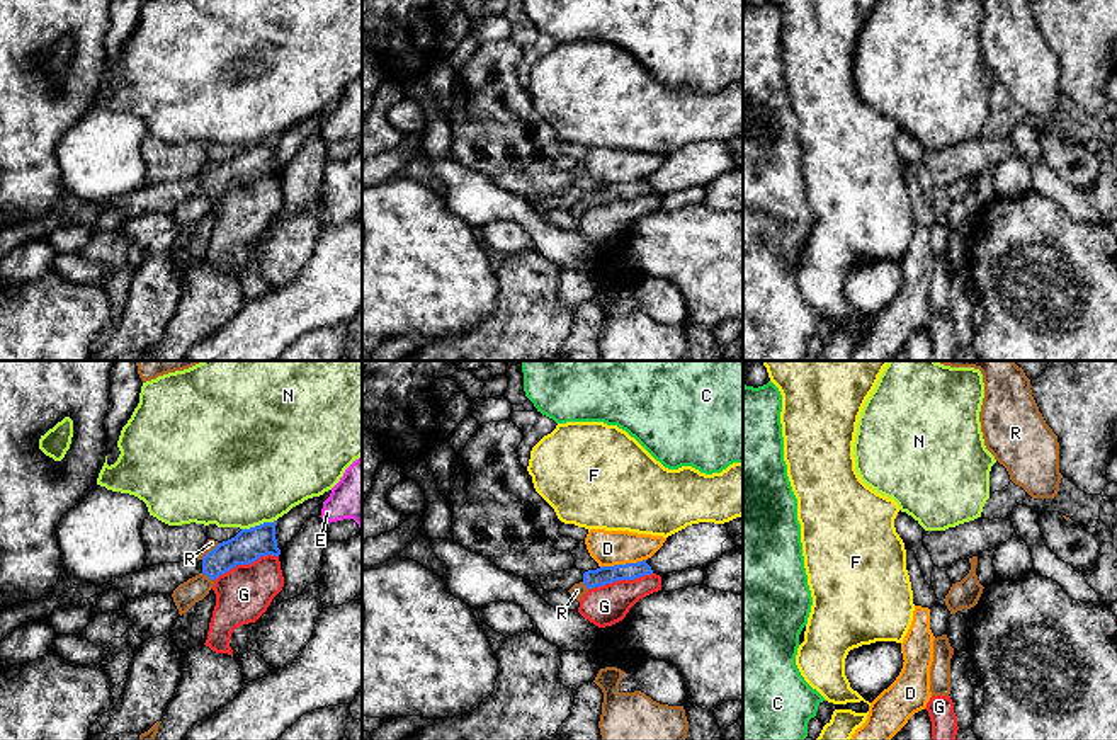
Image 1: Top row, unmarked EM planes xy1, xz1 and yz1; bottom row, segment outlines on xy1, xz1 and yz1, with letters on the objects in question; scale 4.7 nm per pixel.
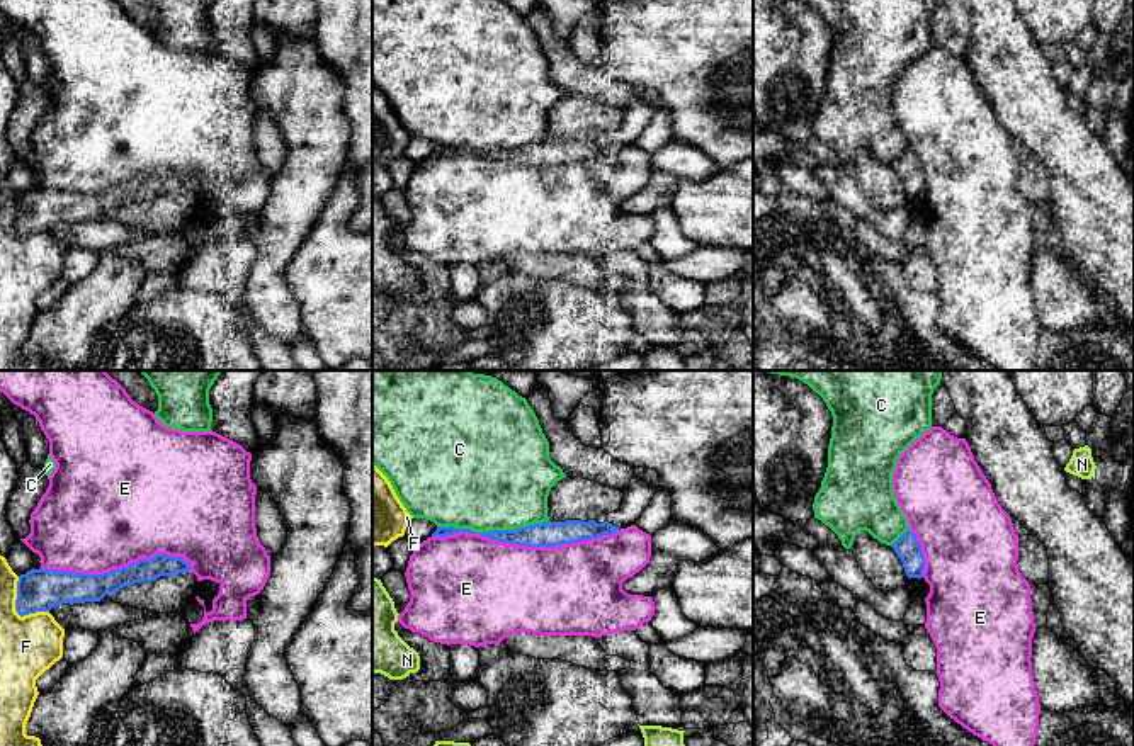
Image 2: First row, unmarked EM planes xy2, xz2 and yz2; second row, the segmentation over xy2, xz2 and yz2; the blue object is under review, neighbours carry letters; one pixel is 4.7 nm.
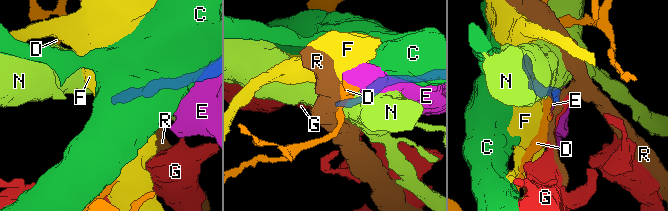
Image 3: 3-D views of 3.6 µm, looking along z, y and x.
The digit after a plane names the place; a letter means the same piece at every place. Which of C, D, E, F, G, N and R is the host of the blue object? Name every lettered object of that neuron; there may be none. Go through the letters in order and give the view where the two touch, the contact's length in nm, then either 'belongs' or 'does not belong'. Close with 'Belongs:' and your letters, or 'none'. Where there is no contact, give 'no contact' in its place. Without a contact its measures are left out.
C: meets blue in xz2; contact 550 nm long; does not belong
D: meets blue in xz1; contact 220 nm long; does not belong
E: meets blue in xz2; contact 900 nm long; does not belong
F: meets blue in xy2; contact 220 nm long; does not belong
G: meets blue in xy1; contact 320 nm long; does not belong
N: meets blue in xy1; contact 170 nm long; does not belong
R: meets blue in xy1; contact 120 nm long; does not belong
Belongs: none

